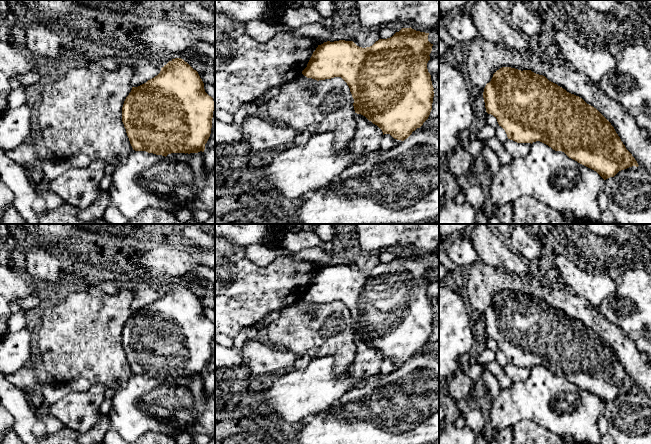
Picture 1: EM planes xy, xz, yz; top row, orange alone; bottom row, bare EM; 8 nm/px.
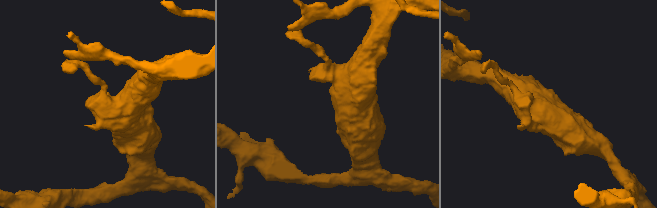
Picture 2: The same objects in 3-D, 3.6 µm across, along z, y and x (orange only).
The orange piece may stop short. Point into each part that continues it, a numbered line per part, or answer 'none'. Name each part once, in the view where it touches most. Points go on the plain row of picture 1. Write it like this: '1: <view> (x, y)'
none

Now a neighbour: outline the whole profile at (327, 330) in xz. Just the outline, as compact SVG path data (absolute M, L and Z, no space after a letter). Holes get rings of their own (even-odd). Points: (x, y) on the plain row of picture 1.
M301 297L295 304L282 309L280 316L273 322L267 324L265 329L270 346L275 349L291 352L296 357L308 355L312 359L332 356L335 361L333 373L336 376L340 376L346 372L350 372L350 367L355 359L356 342L353 327L354 323L350 312L341 301L319 304L314 309L312 302L307 302Z

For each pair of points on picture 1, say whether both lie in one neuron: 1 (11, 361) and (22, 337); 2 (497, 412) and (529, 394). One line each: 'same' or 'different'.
1: same
2: same

